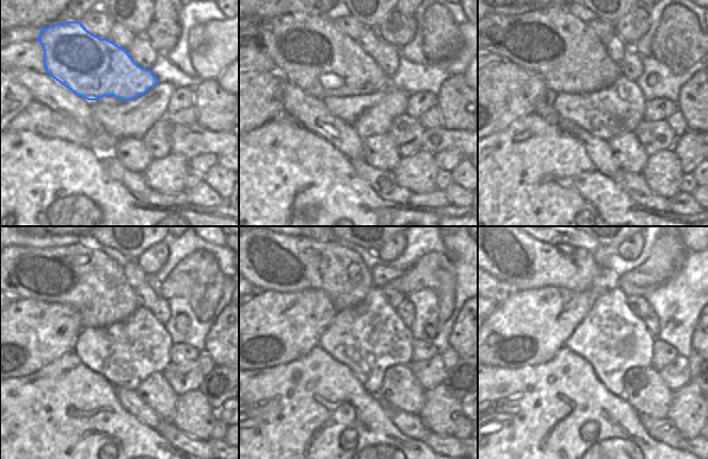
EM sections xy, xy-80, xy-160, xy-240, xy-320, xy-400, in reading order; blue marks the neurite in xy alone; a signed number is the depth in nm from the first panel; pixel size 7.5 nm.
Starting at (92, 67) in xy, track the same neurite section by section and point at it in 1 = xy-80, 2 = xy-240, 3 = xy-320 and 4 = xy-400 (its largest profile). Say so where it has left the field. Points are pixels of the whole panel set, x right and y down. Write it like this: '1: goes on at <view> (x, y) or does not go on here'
1: goes on at xy-80 (309, 51)
2: goes on at xy-240 (86, 279)
3: goes on at xy-320 (270, 260)
4: goes on at xy-400 (499, 248)

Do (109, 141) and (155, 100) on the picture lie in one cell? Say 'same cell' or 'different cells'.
different cells

